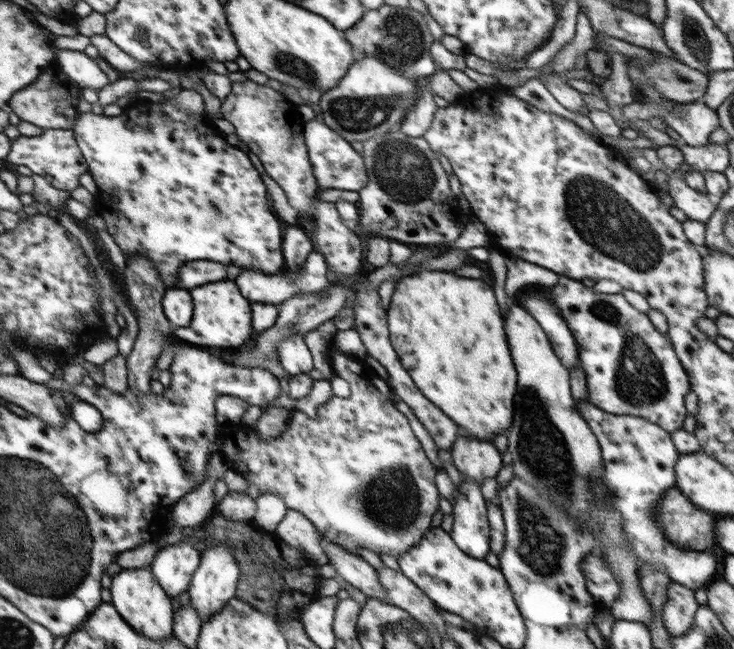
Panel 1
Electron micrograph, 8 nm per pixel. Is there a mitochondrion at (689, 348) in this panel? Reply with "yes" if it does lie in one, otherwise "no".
no

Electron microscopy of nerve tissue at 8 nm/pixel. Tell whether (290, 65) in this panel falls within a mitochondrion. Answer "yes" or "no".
yes

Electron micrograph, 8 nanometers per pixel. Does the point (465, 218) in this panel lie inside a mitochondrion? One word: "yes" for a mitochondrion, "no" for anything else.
no

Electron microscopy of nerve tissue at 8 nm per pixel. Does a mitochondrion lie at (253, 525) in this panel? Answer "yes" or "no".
no

